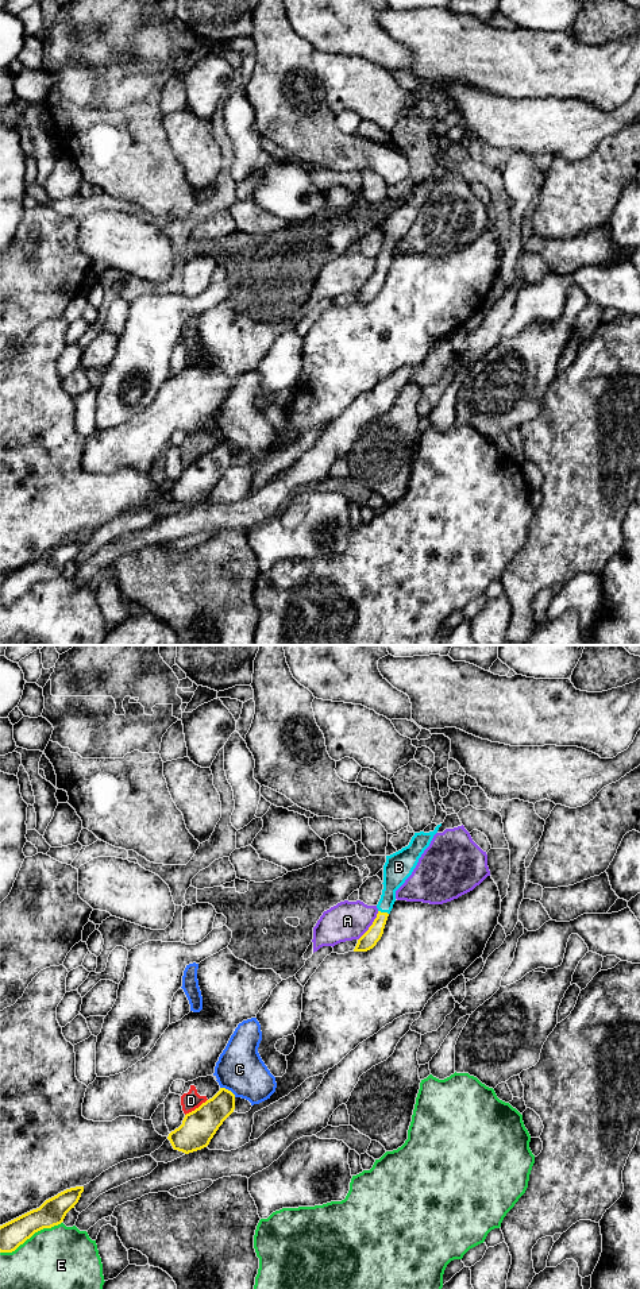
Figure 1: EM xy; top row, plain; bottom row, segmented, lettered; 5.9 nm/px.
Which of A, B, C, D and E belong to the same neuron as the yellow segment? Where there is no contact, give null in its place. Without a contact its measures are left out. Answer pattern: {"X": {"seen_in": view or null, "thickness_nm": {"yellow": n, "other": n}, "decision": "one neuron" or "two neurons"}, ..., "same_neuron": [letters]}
{"A": {"seen_in": "xy", "thickness_nm": {"yellow": 100, "other": 240}, "decision": "two neurons"}, "B": {"seen_in": "xy", "thickness_nm": {"yellow": 100, "other": 140}, "decision": "one neuron"}, "C": {"seen_in": "xy", "thickness_nm": {"yellow": 190, "other": 280}, "decision": "two neurons"}, "D": {"seen_in": "xy", "thickness_nm": {"yellow": 200, "other": 110}, "decision": "two neurons"}, "E": {"seen_in": "xy", "thickness_nm": {"yellow": 160, "other": 500}, "decision": "two neurons"}, "same_neuron": ["B"]}

